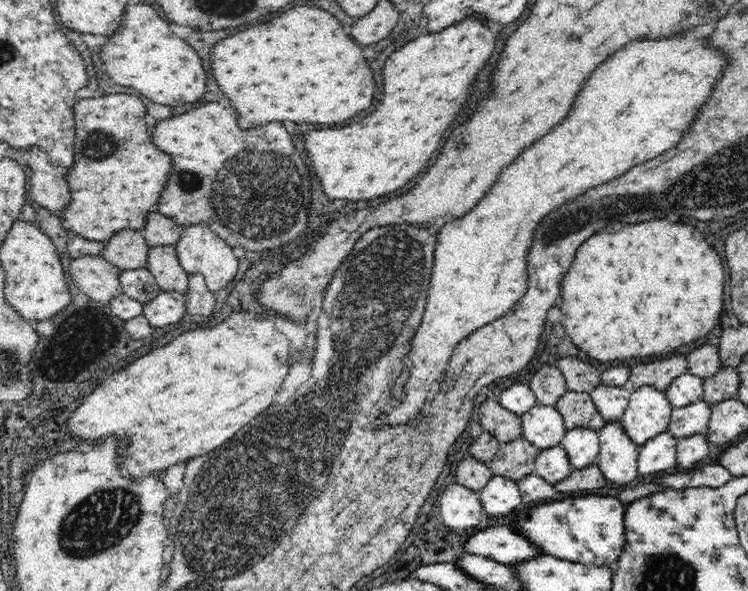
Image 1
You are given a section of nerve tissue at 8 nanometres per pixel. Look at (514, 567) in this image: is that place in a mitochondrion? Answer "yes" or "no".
no

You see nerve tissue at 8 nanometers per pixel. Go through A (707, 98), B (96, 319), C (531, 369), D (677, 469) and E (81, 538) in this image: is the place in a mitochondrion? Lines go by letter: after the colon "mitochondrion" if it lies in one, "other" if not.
A: other
B: other
C: other
D: other
E: mitochondrion

